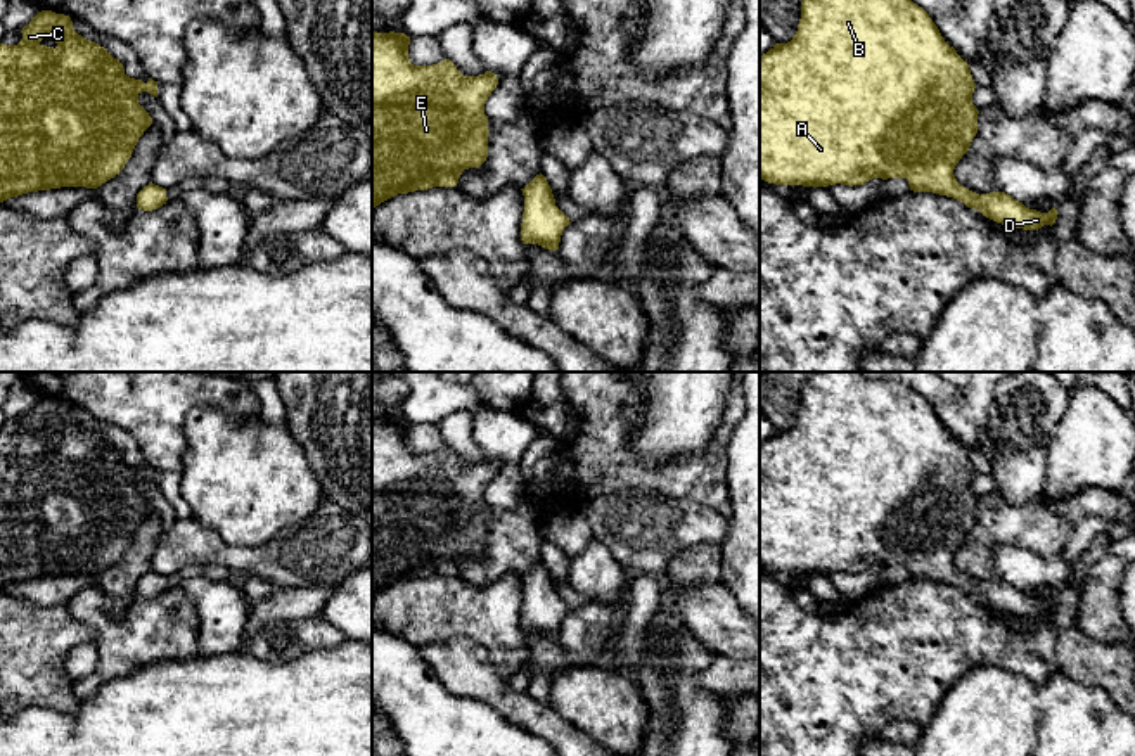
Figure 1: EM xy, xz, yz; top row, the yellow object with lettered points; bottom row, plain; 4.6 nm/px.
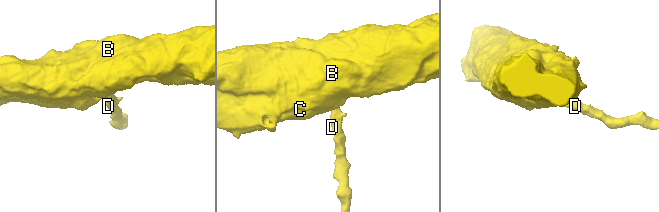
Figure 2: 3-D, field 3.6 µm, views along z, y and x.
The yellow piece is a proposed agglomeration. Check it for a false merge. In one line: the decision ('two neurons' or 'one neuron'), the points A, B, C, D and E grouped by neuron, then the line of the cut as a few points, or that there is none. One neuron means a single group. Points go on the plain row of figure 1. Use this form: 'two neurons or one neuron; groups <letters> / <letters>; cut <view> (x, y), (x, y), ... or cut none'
one neuron; groups A B C D E; cut none

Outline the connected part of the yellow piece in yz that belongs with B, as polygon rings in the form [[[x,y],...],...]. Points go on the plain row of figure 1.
[[[815,372],[801,389],[801,407],[798,419],[787,431],[775,431],[760,445],[760,566],[775,573],[803,573],[803,574],[829,574],[829,573],[863,573],[872,566],[907,566],[910,578],[933,580],[953,585],[967,595],[978,597],[983,604],[1023,618],[1038,618],[1043,612],[1054,612],[1057,597],[1048,600],[1026,595],[1005,580],[976,581],[960,573],[953,562],[957,550],[969,538],[972,526],[978,521],[979,498],[972,491],[976,471],[972,467],[967,448],[964,448],[953,434],[941,424],[938,413],[929,401],[912,388],[896,381],[867,379],[860,372]]]

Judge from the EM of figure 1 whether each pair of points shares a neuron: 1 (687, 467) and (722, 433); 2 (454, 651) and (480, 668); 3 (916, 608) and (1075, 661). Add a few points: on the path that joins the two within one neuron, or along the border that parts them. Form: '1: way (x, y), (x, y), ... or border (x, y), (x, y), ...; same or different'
1: way (698, 467), (718, 443); same
2: way (461, 658), (473, 668); same
3: border (1058, 630), (1056, 659), (1061, 670); different

